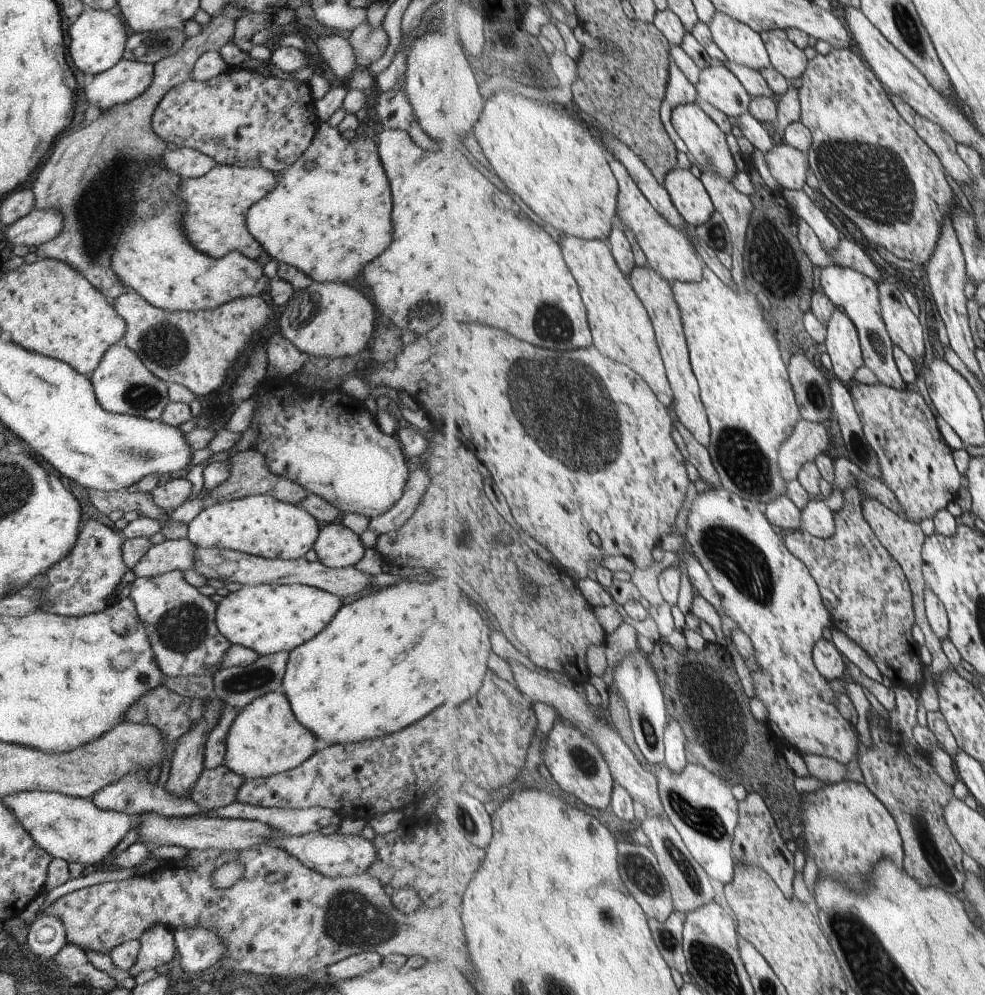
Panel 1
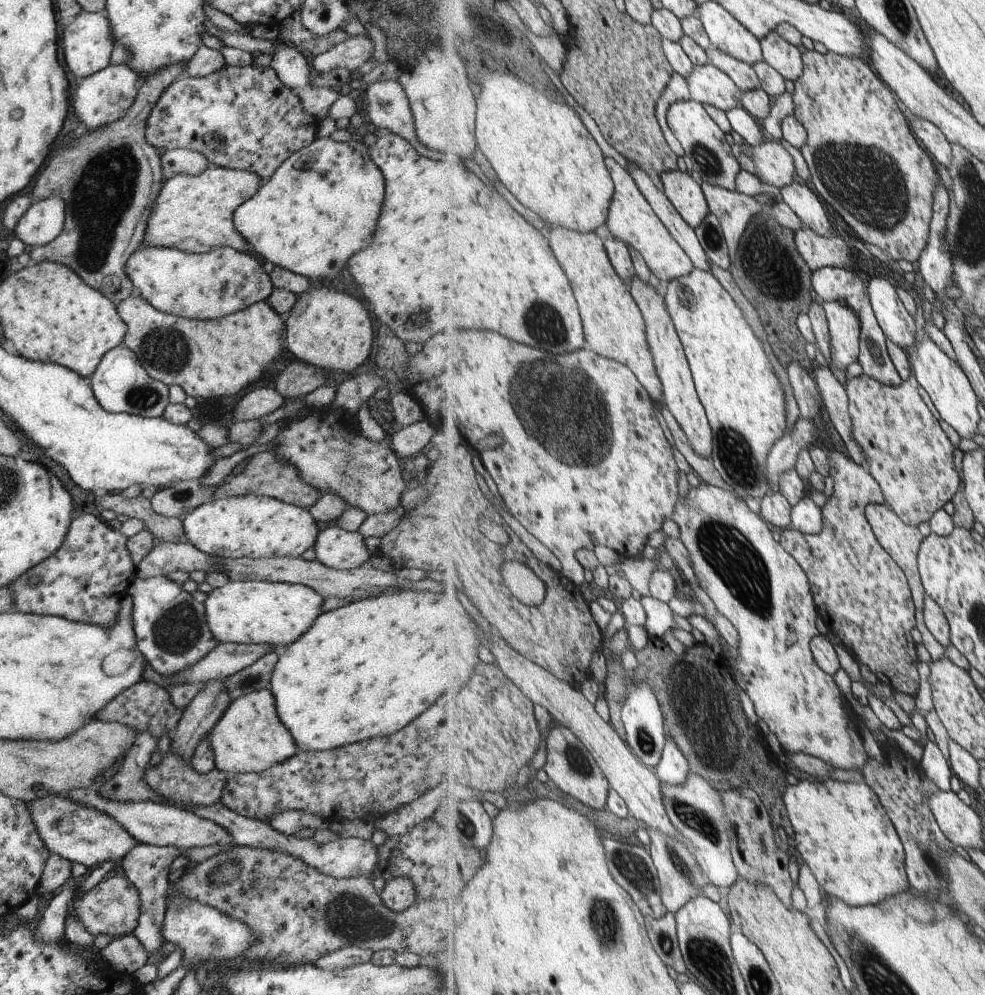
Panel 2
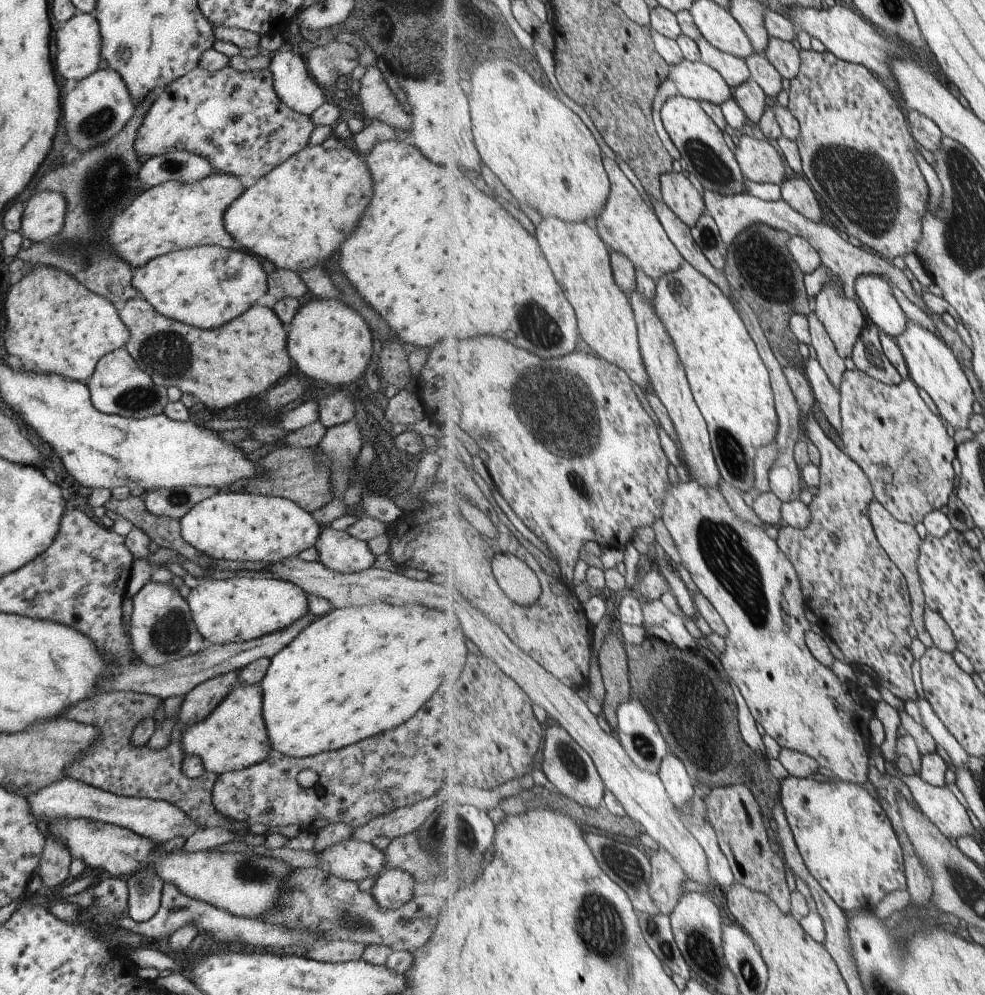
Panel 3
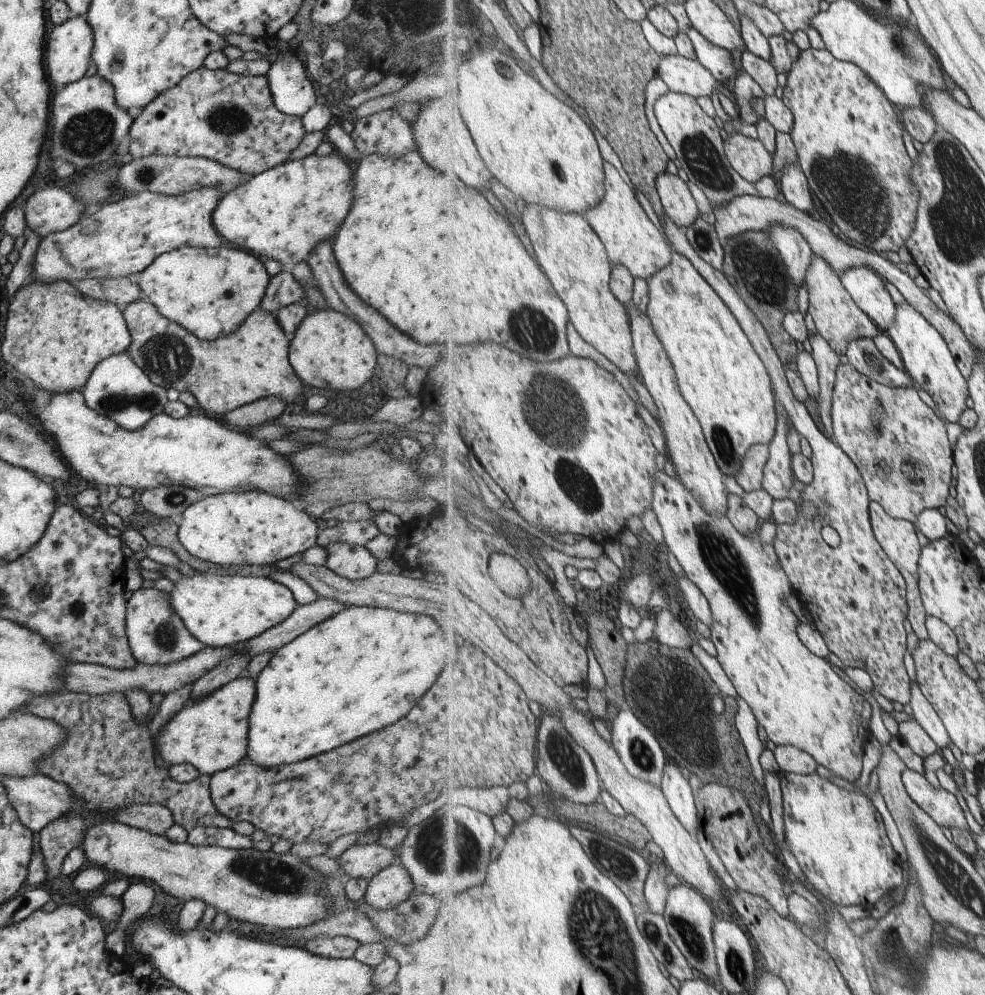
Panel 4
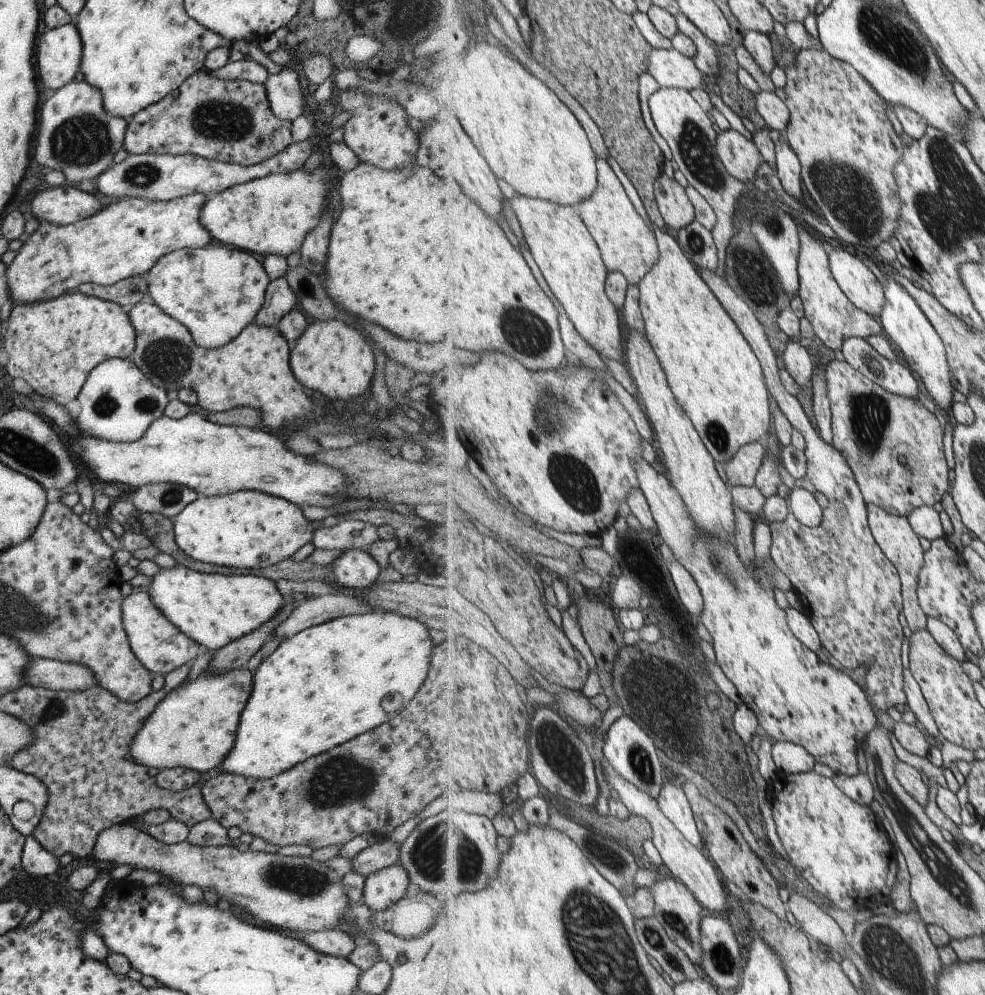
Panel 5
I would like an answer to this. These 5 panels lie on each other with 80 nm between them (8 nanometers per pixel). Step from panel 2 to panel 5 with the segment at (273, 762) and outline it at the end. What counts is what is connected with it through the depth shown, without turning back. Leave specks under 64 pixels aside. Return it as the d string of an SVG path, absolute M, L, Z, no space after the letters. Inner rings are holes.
M245 667L230 669L218 675L203 670L191 684L169 691L143 721L130 744L130 757L134 763L145 765L148 769L187 767L198 771L203 778L215 772L215 768L228 756L234 745L239 717L251 692L252 675Z

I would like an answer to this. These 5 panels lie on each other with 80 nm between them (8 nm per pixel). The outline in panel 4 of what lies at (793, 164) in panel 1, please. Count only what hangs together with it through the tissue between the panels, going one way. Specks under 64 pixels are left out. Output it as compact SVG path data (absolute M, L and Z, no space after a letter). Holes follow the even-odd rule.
M734 133L725 140L725 144L732 167L743 178L750 183L759 182L765 176L772 178L775 160L764 142L741 133Z

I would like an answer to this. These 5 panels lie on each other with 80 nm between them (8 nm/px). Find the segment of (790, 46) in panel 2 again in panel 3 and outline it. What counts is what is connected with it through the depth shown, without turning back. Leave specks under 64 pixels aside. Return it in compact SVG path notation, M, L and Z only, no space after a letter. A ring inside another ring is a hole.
M770 37L764 54L783 78L792 81L800 73L802 60L795 44L777 37Z

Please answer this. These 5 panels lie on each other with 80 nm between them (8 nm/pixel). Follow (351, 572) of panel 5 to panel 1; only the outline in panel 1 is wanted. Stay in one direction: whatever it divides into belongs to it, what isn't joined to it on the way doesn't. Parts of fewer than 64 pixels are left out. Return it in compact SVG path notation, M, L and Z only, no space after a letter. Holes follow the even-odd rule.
M327 523L319 528L312 549L317 560L327 567L353 567L361 560L365 549L359 541L359 536L341 523Z

